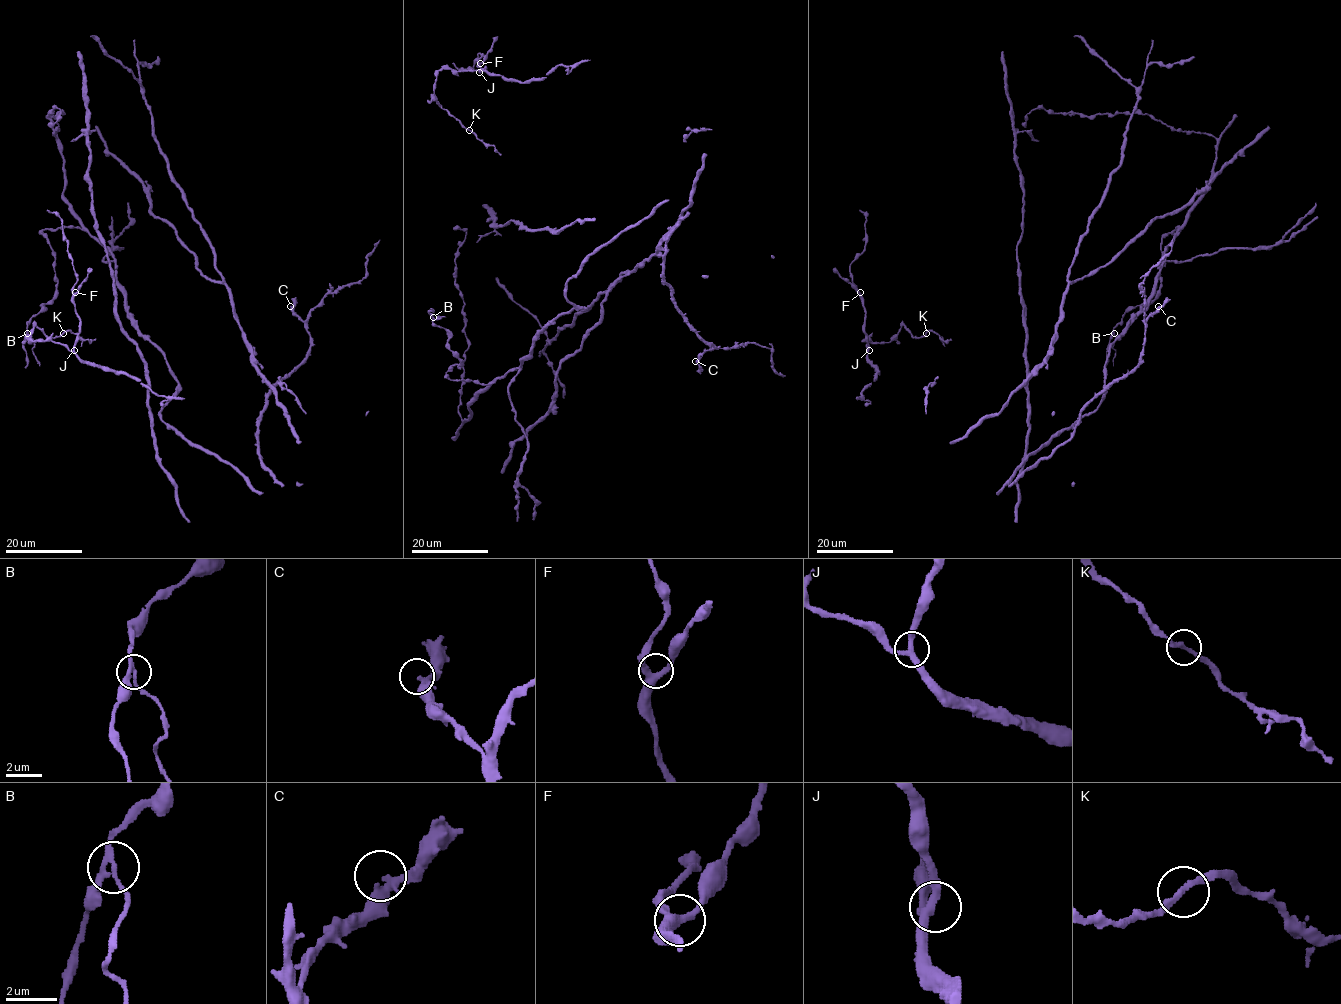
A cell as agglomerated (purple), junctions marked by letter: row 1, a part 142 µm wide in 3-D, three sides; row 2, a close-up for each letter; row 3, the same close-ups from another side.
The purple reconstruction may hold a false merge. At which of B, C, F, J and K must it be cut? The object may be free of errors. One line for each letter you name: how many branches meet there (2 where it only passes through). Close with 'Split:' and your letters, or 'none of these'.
B: 3
Split: B

